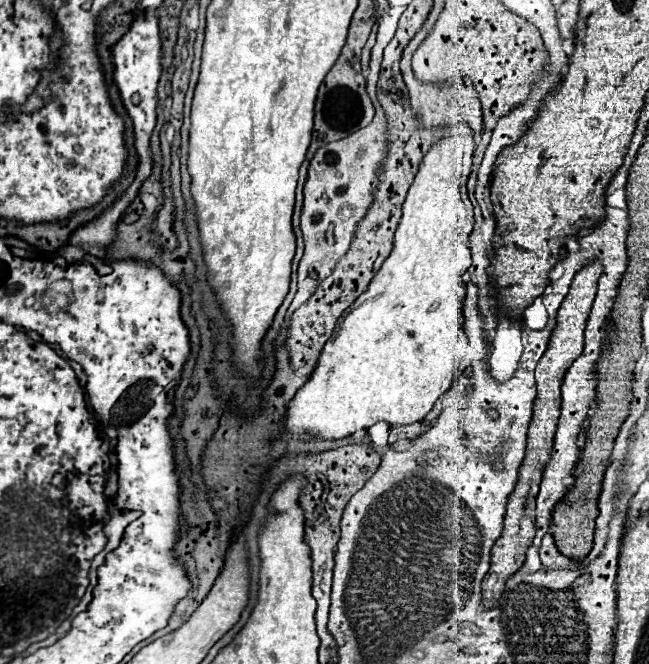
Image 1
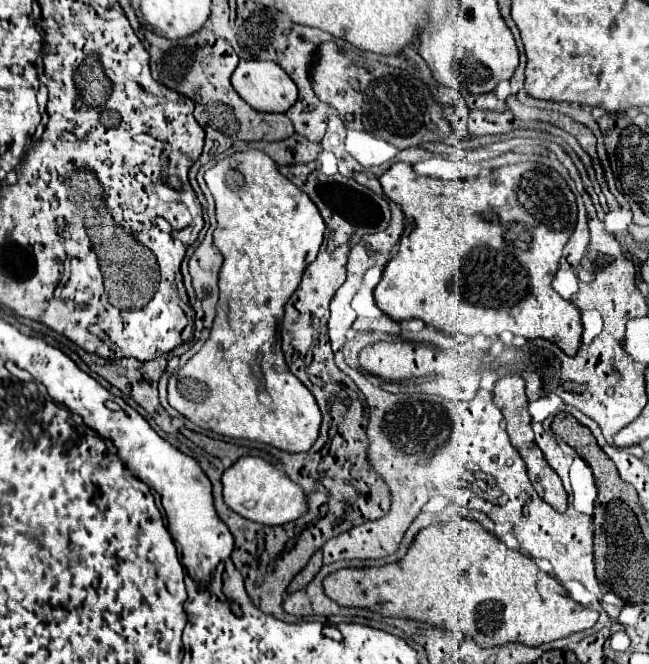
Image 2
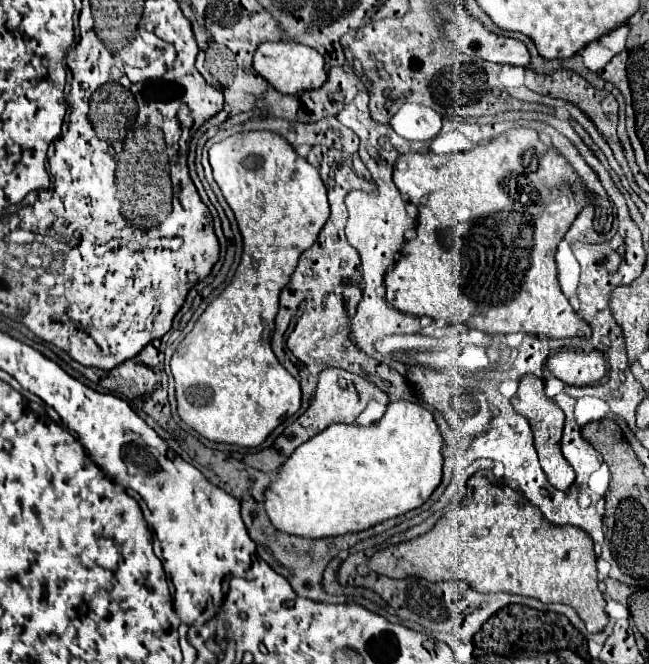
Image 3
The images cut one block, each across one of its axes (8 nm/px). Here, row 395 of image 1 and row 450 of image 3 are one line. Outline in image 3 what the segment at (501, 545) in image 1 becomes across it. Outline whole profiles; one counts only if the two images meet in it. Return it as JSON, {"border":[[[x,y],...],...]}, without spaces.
{"border":[[[526,374],[520,378],[520,386],[516,396],[512,396],[512,406],[518,414],[522,414],[524,418],[528,418],[530,426],[532,426],[532,434],[534,434],[534,446],[538,450],[540,456],[540,464],[544,474],[548,476],[548,482],[558,488],[558,490],[568,490],[574,480],[576,474],[572,470],[572,466],[568,464],[568,460],[562,456],[560,452],[560,438],[562,438],[562,426],[564,426],[564,412],[558,408],[558,404],[554,400],[550,400],[544,392],[544,382],[532,374]]]}

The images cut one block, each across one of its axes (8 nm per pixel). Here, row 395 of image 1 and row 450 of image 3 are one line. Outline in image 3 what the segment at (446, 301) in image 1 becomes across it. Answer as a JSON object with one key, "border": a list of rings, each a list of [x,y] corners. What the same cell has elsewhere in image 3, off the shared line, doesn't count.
{"border":[[[390,400],[384,416],[376,424],[332,424],[296,448],[294,456],[282,464],[280,478],[266,490],[266,512],[274,528],[304,538],[326,538],[362,532],[378,522],[420,508],[432,496],[442,480],[442,450],[444,438],[430,410],[408,400]]]}

